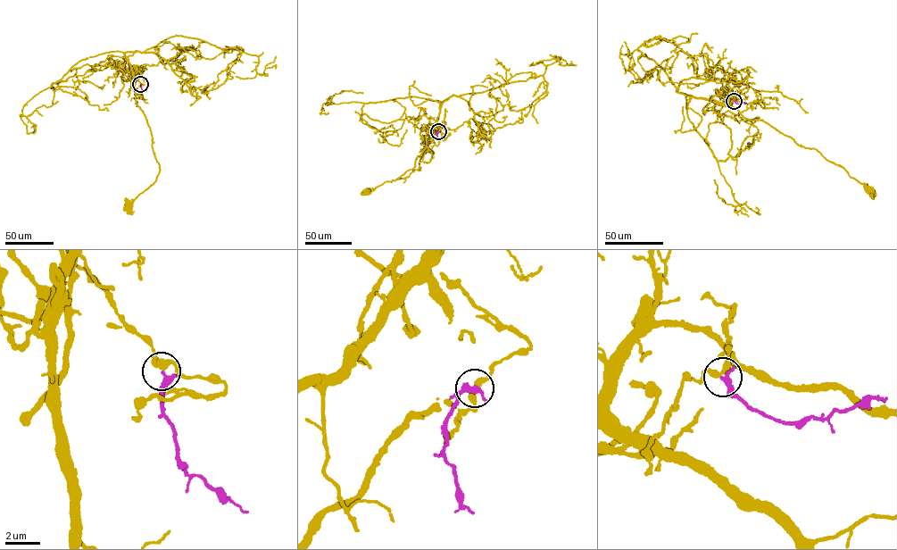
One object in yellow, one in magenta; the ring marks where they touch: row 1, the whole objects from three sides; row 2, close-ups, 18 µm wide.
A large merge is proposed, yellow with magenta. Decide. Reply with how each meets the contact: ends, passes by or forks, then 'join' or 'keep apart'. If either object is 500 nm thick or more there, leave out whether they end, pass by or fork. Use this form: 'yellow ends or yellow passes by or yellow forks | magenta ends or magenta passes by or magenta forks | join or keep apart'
yellow passes by | magenta passes by | keep apart

